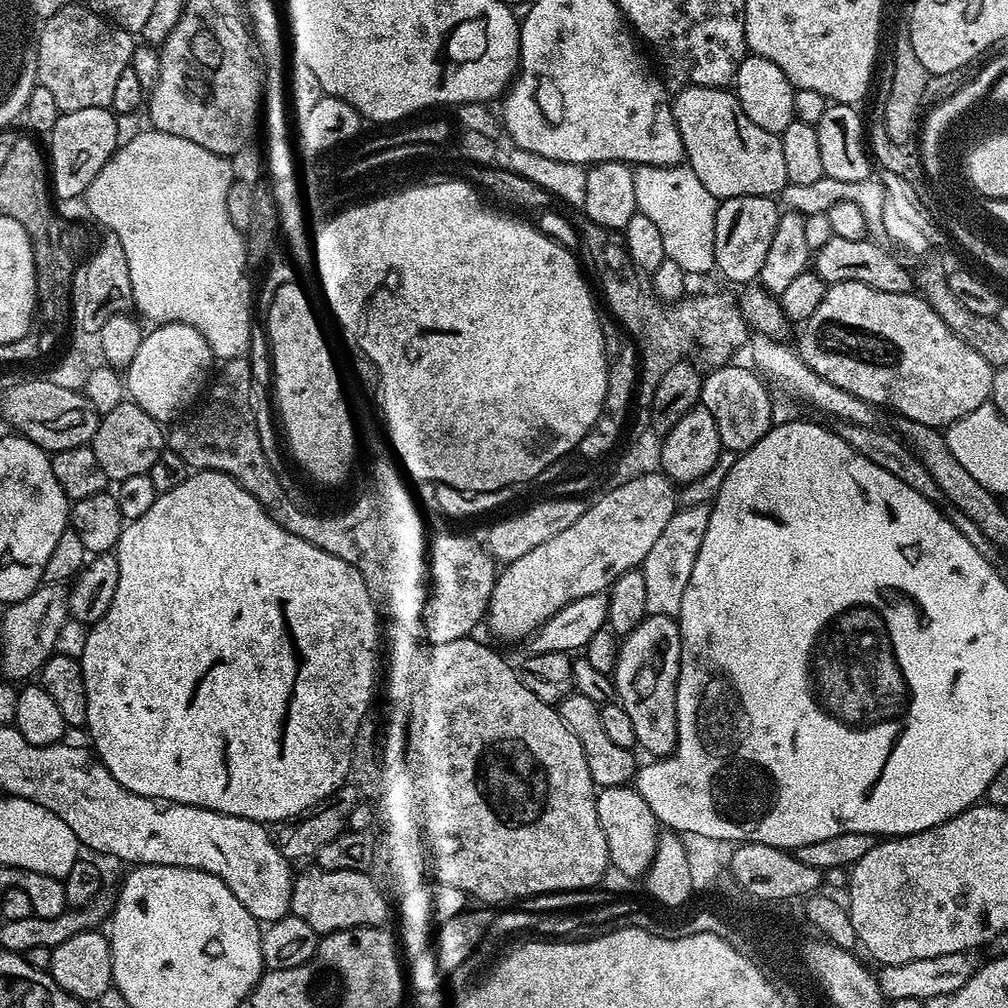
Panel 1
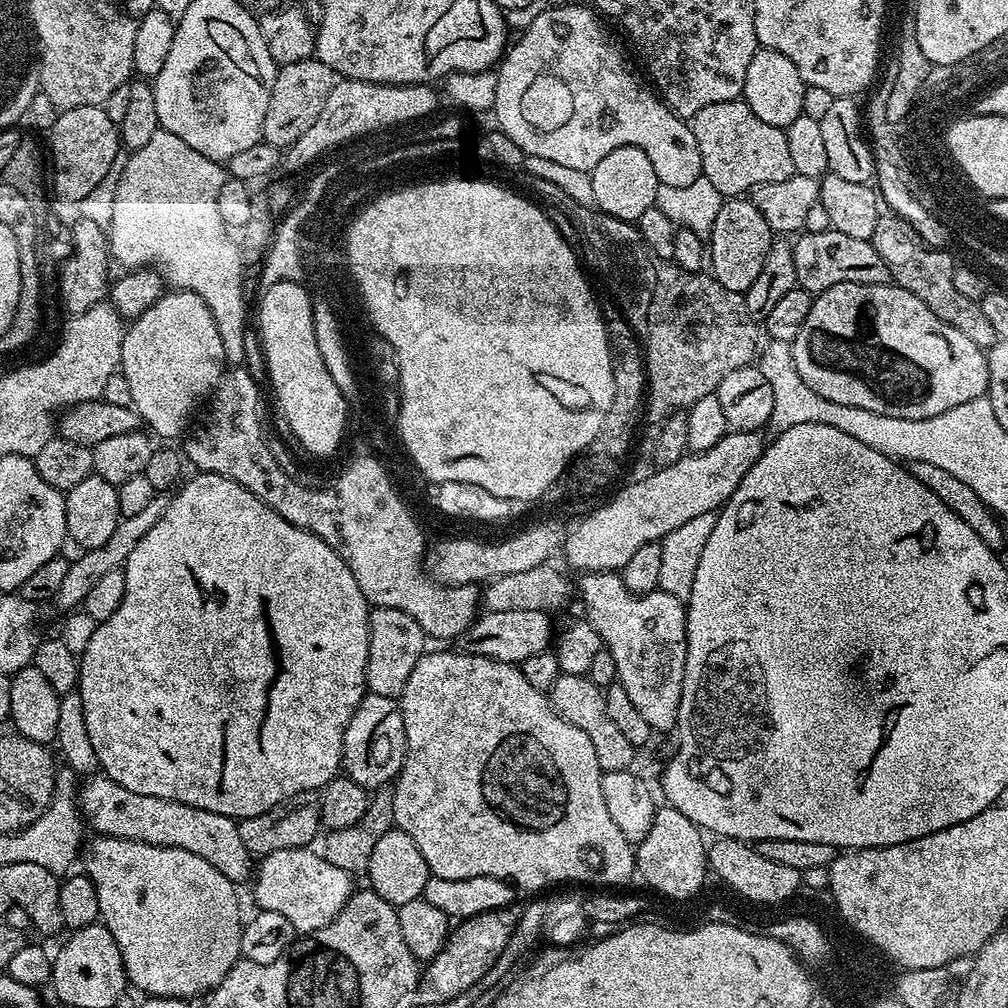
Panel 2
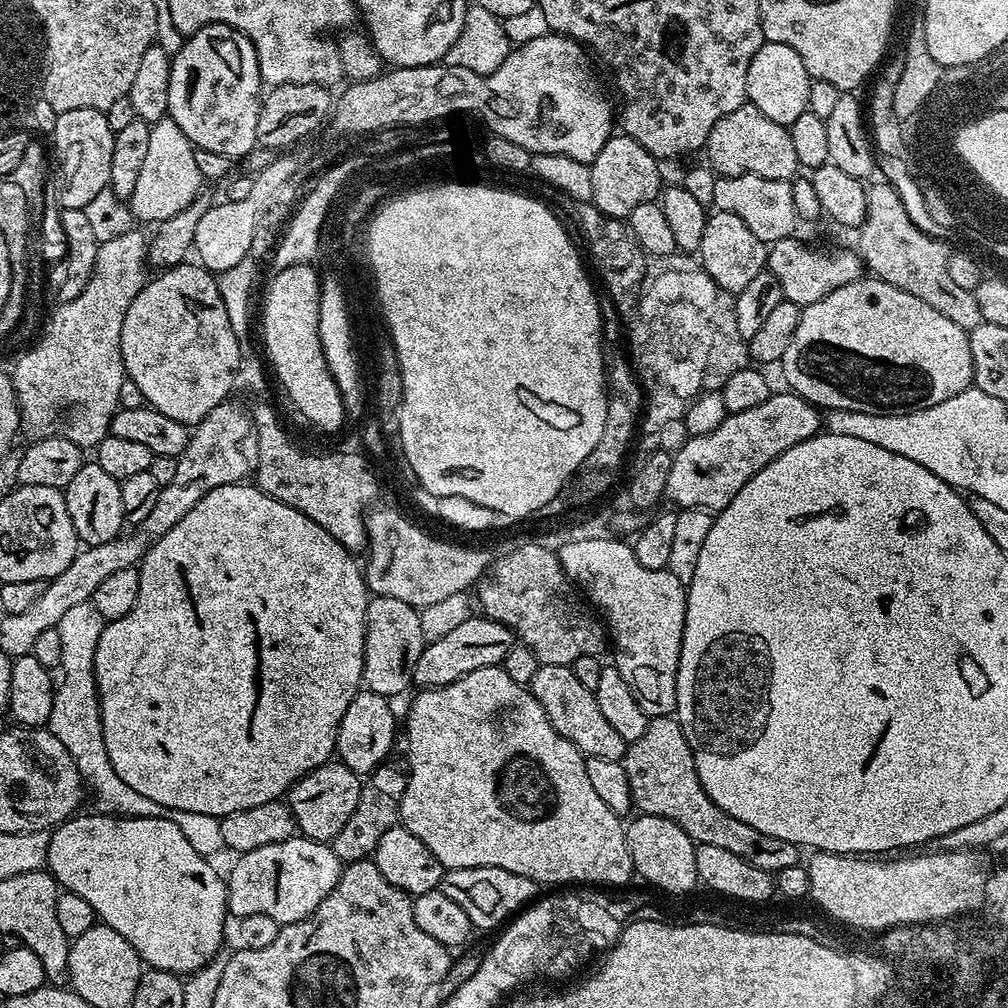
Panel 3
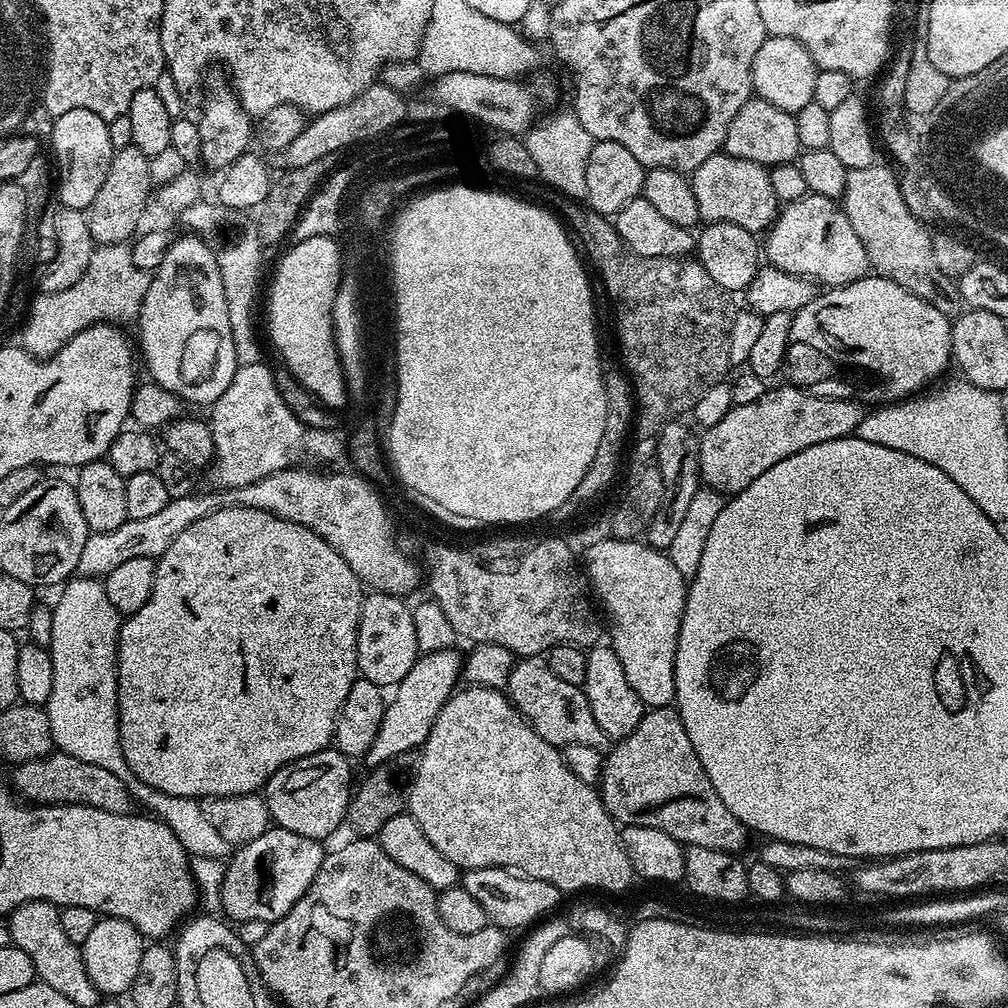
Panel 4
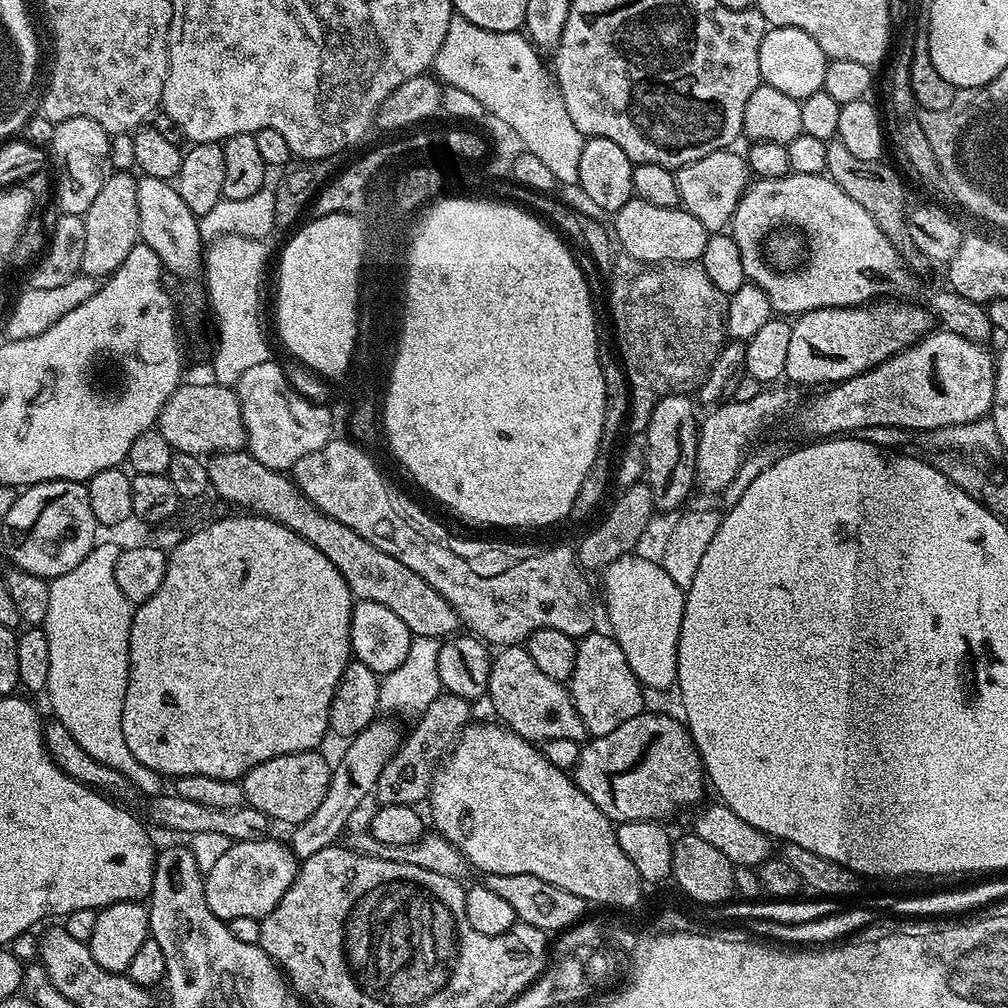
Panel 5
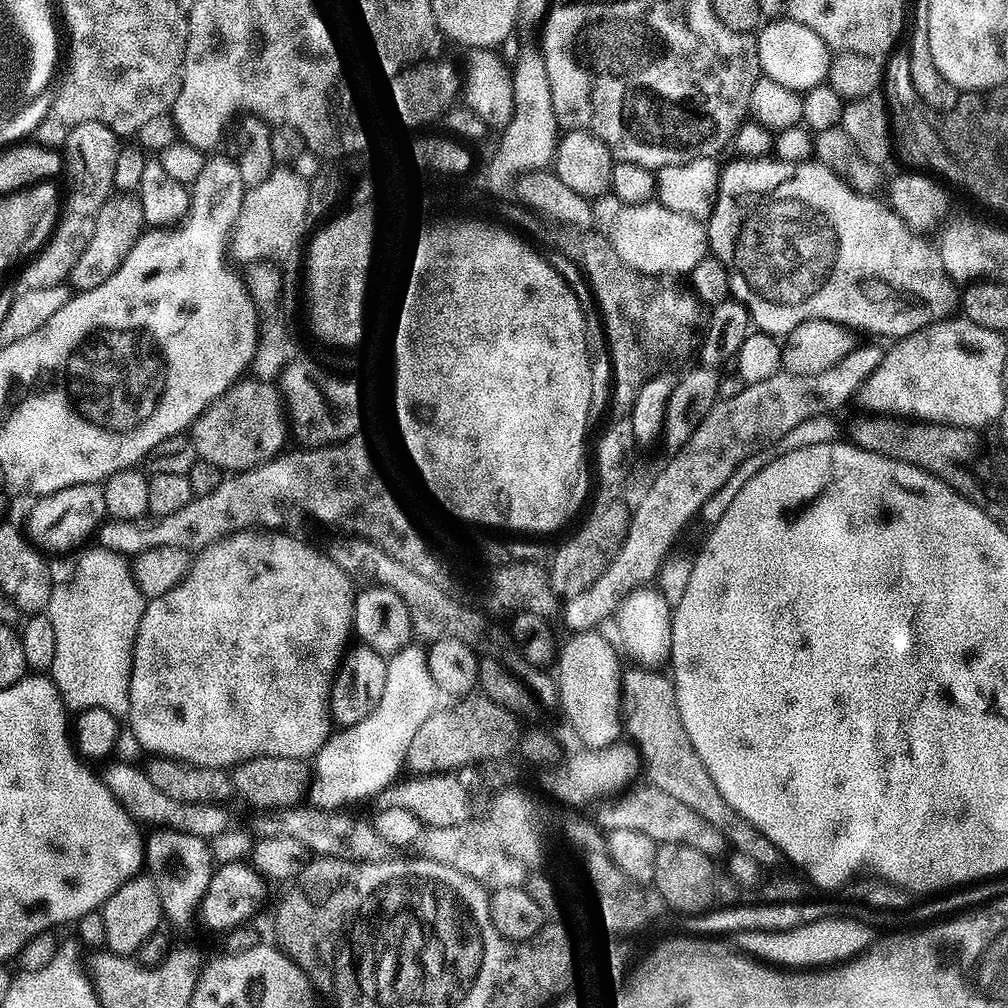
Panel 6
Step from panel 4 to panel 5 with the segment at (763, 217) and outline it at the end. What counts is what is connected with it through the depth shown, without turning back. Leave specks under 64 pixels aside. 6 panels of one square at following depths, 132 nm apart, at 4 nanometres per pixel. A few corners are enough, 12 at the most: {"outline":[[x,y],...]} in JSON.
{"outline":[[736,150],[675,169],[679,207],[710,234],[750,183]]}

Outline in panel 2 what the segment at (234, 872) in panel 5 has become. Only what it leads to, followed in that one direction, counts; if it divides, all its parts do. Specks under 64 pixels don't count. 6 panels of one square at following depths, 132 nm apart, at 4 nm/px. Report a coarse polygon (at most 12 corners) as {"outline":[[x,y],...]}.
{"outline":[[311,847],[274,850],[254,872],[255,907],[317,932],[353,877]]}

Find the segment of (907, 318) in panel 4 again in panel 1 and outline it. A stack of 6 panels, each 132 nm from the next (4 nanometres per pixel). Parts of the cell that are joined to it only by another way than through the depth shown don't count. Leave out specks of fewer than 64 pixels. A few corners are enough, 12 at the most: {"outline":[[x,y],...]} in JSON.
{"outline":[[829,287],[798,351],[937,430],[994,370],[919,294]]}

